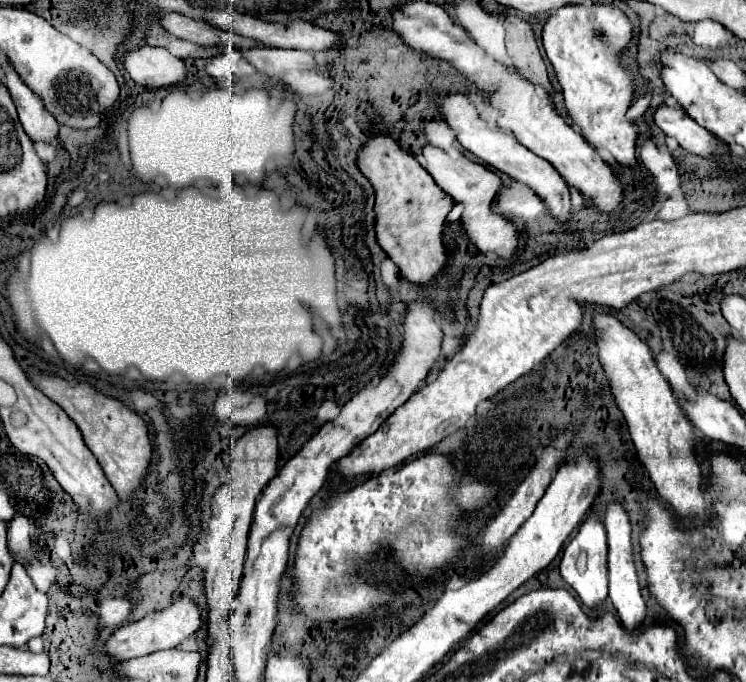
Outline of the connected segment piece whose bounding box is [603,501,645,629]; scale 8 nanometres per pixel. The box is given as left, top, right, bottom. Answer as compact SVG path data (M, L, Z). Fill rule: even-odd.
M611 501L605 511L605 531L609 543L609 599L613 601L617 615L627 629L635 629L645 617L645 603L641 597L641 587L637 581L637 571L633 563L633 545L631 545L631 521L621 503Z

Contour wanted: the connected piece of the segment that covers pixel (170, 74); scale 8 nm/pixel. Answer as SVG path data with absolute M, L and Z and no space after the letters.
M145 45L125 55L123 61L131 79L147 89L171 87L187 77L185 61L171 55L165 47Z

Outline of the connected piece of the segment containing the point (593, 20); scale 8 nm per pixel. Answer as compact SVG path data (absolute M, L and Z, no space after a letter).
M601 3L561 7L547 19L543 27L543 47L559 79L559 85L565 97L565 109L573 125L581 127L581 135L585 137L587 143L591 143L597 149L609 151L617 159L617 163L635 167L637 165L635 143L639 137L639 127L633 121L629 121L625 113L633 103L637 85L635 85L631 67L621 61L623 53L631 47L631 39L633 39L633 25L629 17L621 9L601 5Z

